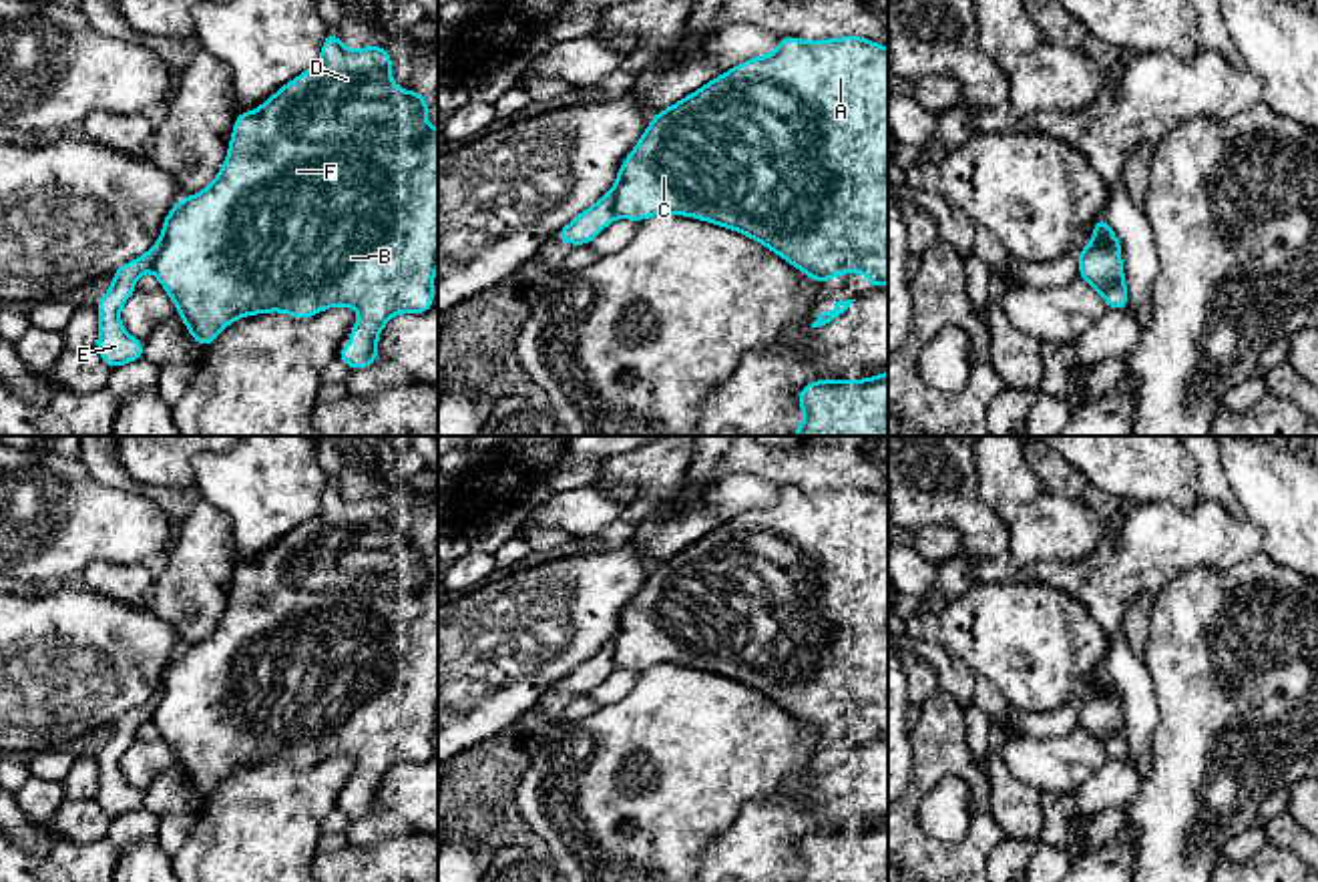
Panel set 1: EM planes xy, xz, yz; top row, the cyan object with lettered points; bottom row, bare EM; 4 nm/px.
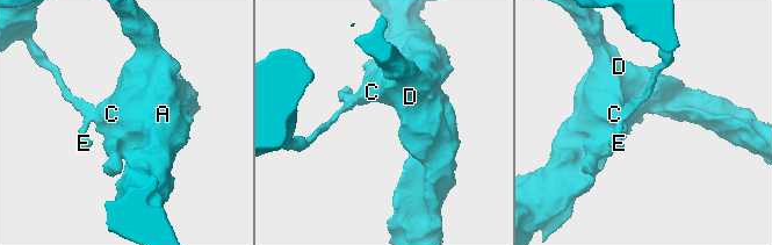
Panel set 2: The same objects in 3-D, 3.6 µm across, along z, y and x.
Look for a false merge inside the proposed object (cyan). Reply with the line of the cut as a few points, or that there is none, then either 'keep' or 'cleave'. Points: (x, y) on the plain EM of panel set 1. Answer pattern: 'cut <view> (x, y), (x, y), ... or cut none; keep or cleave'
cut xy (163, 688), (151, 718); cleave

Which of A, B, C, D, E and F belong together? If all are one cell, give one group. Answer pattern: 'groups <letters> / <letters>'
groups A B C D F / E

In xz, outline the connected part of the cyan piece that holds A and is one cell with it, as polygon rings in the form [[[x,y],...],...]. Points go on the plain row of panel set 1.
[[[784,486],[774,504],[753,506],[713,528],[693,544],[657,563],[631,605],[621,613],[613,637],[615,667],[641,673],[657,663],[687,665],[739,681],[770,697],[776,705],[804,721],[814,733],[836,725],[864,721],[870,737],[888,733],[888,498],[860,486],[806,492]]]

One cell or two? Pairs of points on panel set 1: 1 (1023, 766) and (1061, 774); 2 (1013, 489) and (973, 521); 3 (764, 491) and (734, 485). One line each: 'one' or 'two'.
1: one
2: two
3: one

